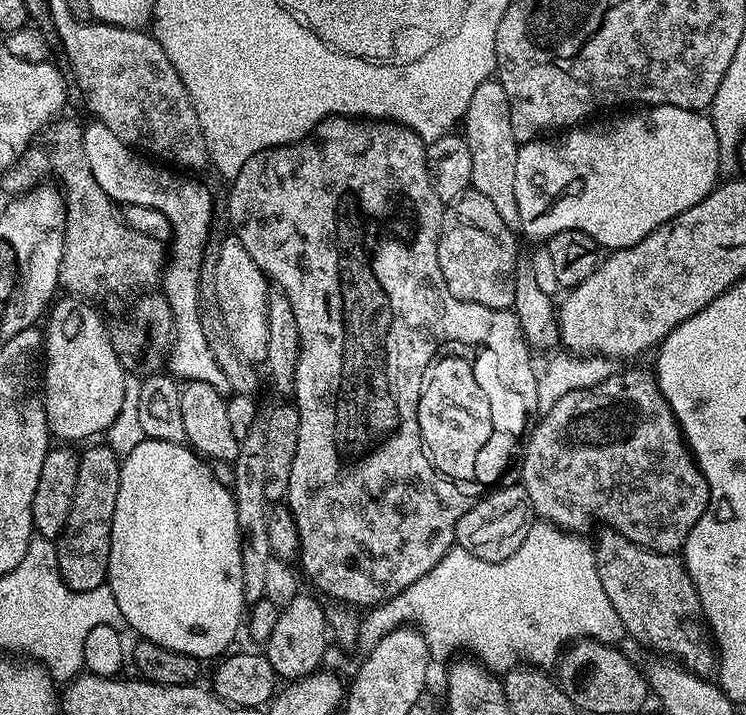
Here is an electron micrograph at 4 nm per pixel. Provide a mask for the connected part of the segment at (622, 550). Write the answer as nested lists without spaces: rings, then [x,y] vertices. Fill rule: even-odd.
[[[604,526],[599,531],[596,540],[594,539],[598,578],[602,578],[602,590],[606,590],[606,598],[610,598],[610,606],[614,606],[614,610],[618,610],[622,618],[625,633],[629,637],[633,636],[638,643],[653,648],[656,651],[653,653],[664,658],[671,658],[681,668],[688,669],[694,675],[711,677],[717,667],[718,656],[706,635],[706,628],[702,623],[700,599],[688,569],[675,555],[652,552],[648,548],[638,546],[622,538],[622,534],[618,534],[613,528]]]

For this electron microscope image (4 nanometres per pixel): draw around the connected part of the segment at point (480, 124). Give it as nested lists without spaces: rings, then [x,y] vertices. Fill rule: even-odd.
[[[493,78],[482,82],[470,97],[470,106],[462,121],[462,135],[470,146],[470,159],[473,162],[471,187],[486,194],[494,202],[498,214],[507,224],[519,225],[518,202],[514,198],[514,170],[518,170],[518,142],[510,126],[510,102],[500,81]]]

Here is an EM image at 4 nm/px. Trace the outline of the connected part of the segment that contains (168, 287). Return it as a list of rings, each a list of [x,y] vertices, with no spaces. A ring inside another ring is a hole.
[[[97,120],[90,122],[83,127],[83,145],[98,186],[113,203],[159,210],[171,224],[172,239],[160,283],[172,316],[172,342],[166,357],[167,373],[184,382],[204,381],[215,388],[227,389],[226,376],[210,352],[200,316],[201,263],[208,248],[206,242],[214,216],[211,192],[200,181],[190,177],[193,175],[156,163],[124,144],[104,123]]]

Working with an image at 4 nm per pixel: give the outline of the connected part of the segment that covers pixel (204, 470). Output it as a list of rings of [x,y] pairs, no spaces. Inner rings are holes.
[[[145,439],[128,456],[123,457],[120,465],[120,481],[118,482],[118,502],[114,502],[114,522],[112,523],[112,545],[108,555],[108,578],[106,586],[114,594],[114,602],[118,602],[118,610],[122,610],[125,625],[133,628],[137,637],[154,642],[163,648],[169,648],[182,654],[190,654],[201,662],[207,662],[211,656],[220,658],[233,647],[232,639],[236,631],[241,631],[242,621],[246,616],[246,605],[243,598],[242,550],[240,549],[240,530],[238,514],[235,513],[233,489],[215,477],[213,469],[187,443],[175,444]]]

